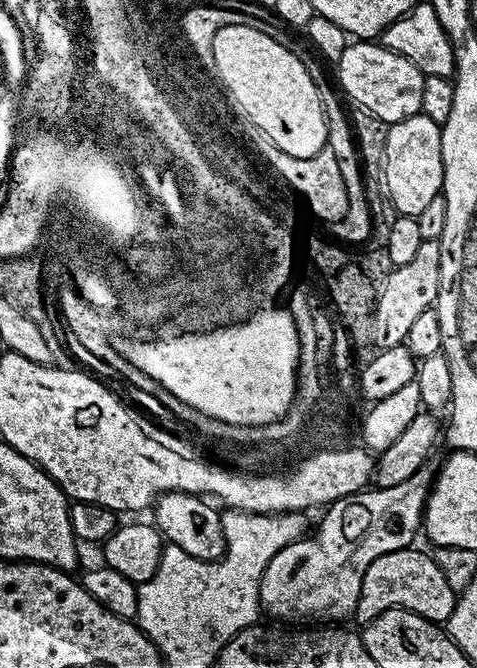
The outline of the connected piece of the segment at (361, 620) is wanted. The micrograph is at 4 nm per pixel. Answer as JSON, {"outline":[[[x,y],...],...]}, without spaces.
{"outline":[[[416,546],[396,548],[370,562],[362,578],[354,620],[363,626],[386,610],[405,608],[427,620],[446,622],[455,609],[457,597],[457,589],[452,589],[447,574],[426,553],[419,552]]]}

